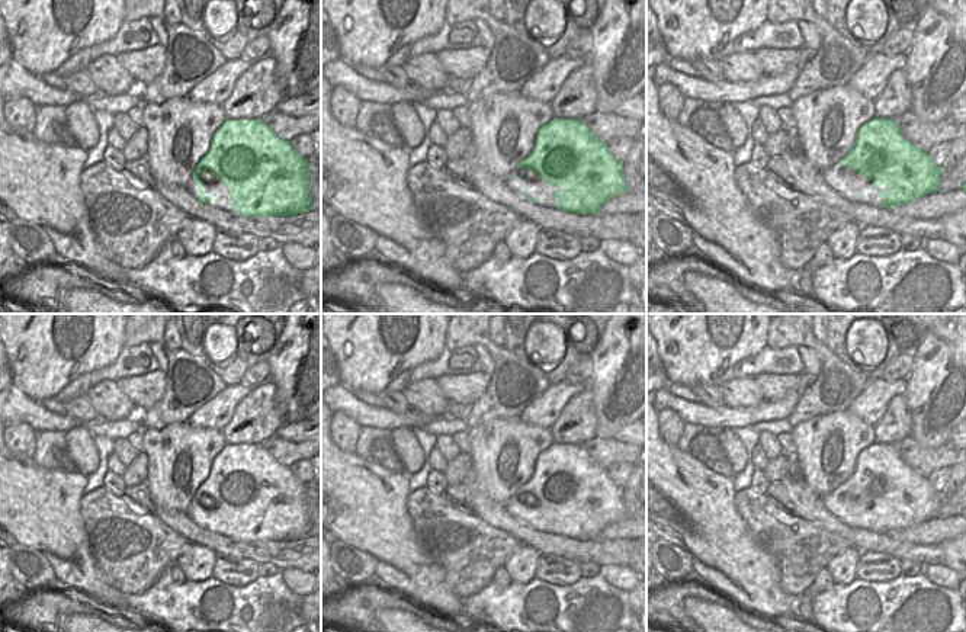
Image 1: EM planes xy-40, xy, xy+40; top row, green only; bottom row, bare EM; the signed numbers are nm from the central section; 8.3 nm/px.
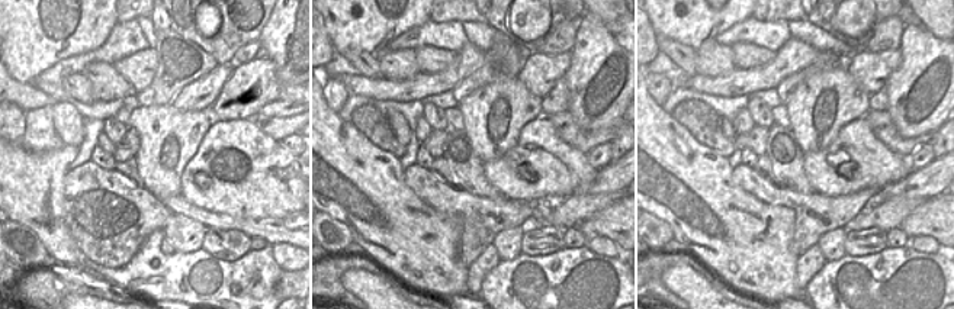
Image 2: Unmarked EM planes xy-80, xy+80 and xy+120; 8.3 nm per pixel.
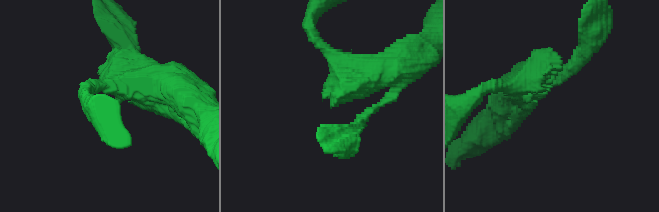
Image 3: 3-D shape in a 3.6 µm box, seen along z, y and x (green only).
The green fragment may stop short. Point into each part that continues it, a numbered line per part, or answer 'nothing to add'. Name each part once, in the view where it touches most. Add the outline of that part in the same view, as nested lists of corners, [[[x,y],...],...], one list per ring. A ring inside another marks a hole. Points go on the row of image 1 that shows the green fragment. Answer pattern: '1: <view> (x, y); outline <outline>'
1: xy-40 (214, 186); outline [[[203,170],[199,174],[202,180],[202,187],[206,190],[205,196],[212,196],[211,200],[206,202],[206,205],[219,208],[227,212],[235,212],[230,208],[230,196],[228,192],[234,190],[234,185],[227,187],[219,179],[215,179],[211,171]]]

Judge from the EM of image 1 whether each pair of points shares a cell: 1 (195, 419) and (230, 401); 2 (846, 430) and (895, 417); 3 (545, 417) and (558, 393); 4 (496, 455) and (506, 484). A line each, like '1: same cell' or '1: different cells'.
1: same cell
2: different cells
3: same cell
4: same cell

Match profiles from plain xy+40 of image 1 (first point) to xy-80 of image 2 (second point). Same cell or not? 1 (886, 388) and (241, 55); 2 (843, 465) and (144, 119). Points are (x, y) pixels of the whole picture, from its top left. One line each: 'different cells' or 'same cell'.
1: different cells
2: same cell

